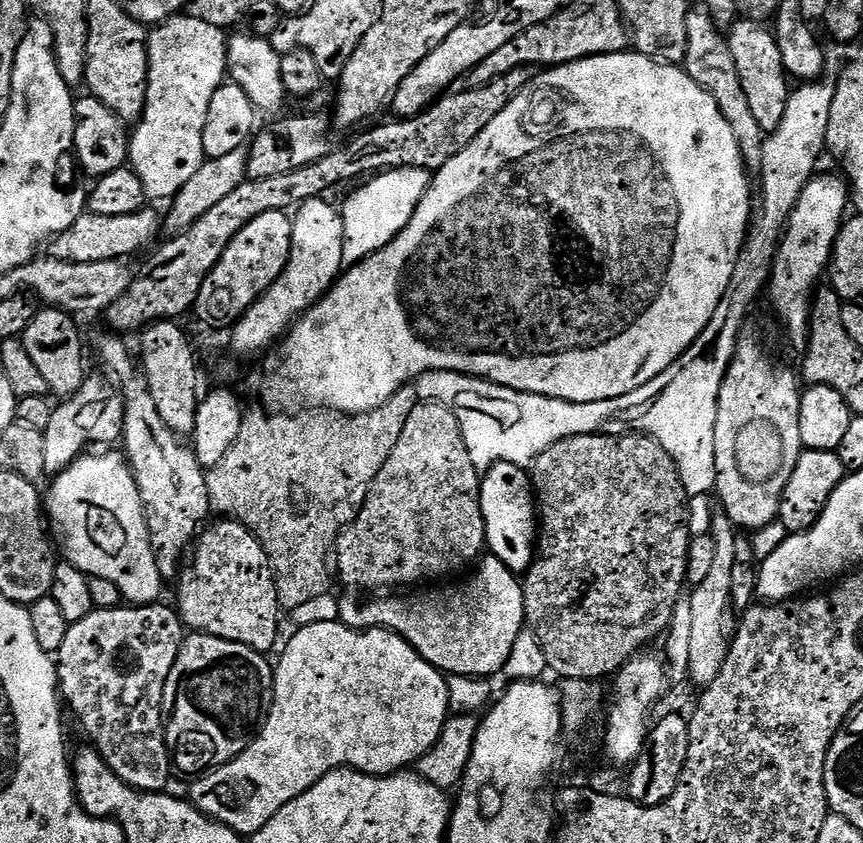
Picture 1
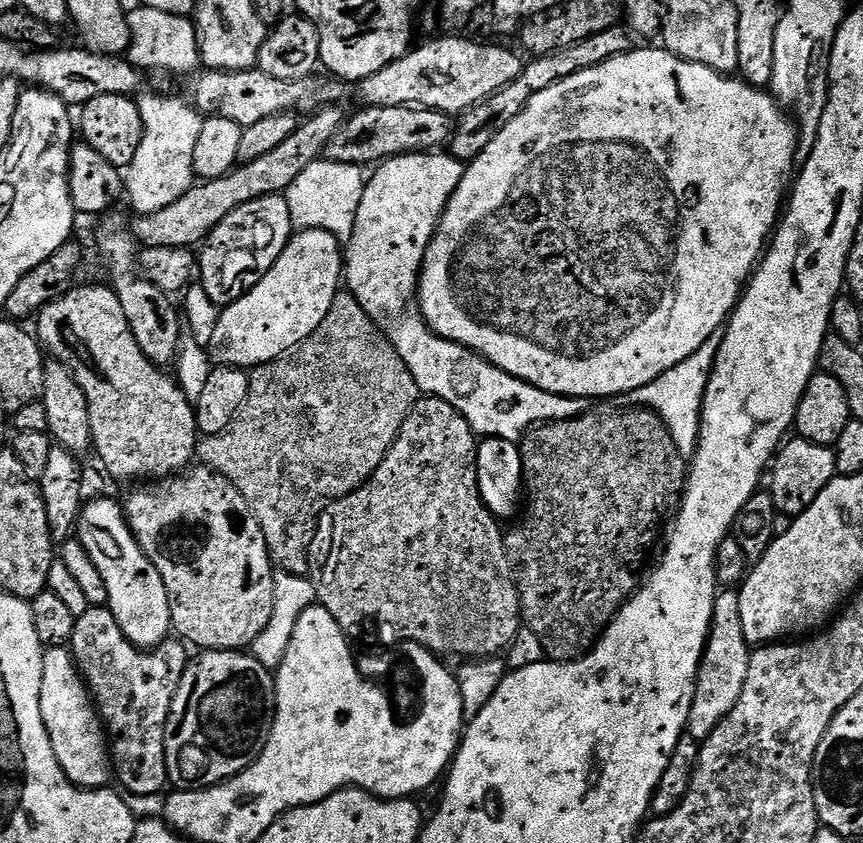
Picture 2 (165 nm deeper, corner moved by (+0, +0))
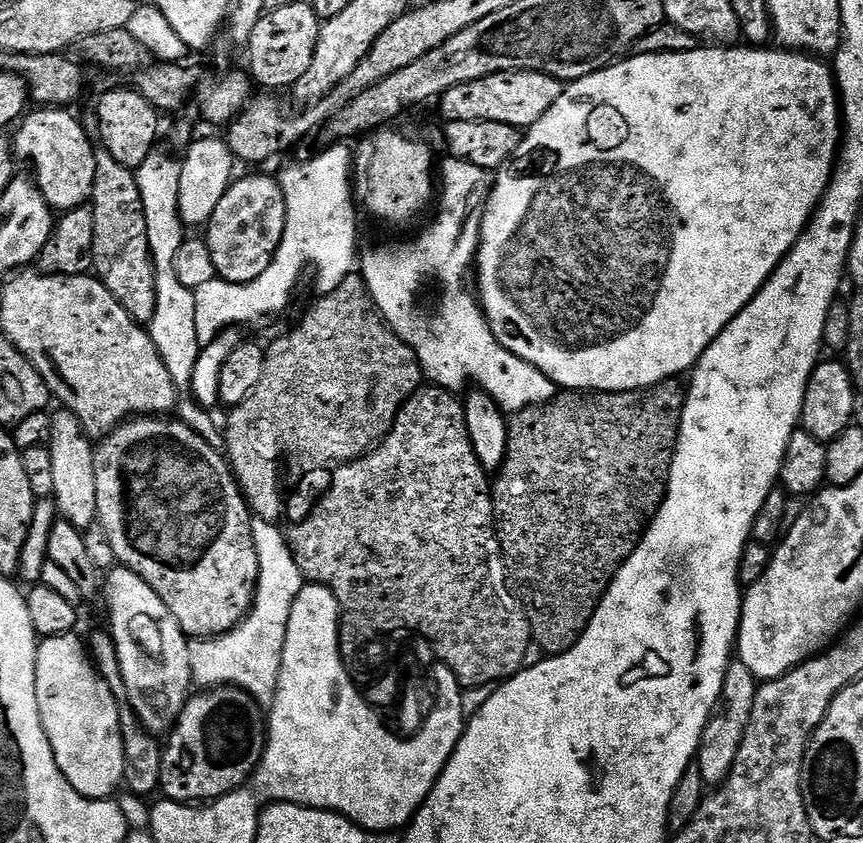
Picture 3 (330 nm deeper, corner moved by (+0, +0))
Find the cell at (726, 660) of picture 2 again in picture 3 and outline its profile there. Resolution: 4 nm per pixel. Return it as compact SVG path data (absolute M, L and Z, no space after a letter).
M739 662L729 664L728 677L724 683L722 711L708 723L700 739L698 767L705 785L719 786L731 775L732 767L738 758L738 752L744 741L744 735L750 726L750 714L754 714L754 698L757 687L756 676L750 674L750 670L746 670L744 664Z

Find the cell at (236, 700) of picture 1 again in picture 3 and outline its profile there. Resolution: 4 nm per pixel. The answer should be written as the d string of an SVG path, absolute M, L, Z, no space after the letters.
M225 686L223 688L209 688L200 690L189 699L179 719L176 720L176 727L172 729L167 737L168 745L165 743L162 748L162 759L160 762L160 786L159 791L165 792L167 799L172 802L211 802L220 800L226 794L235 792L236 789L245 787L251 781L252 774L256 767L260 765L260 759L264 757L264 746L268 742L268 729L266 727L265 709L252 697L248 692L244 692L241 688L233 688Z

